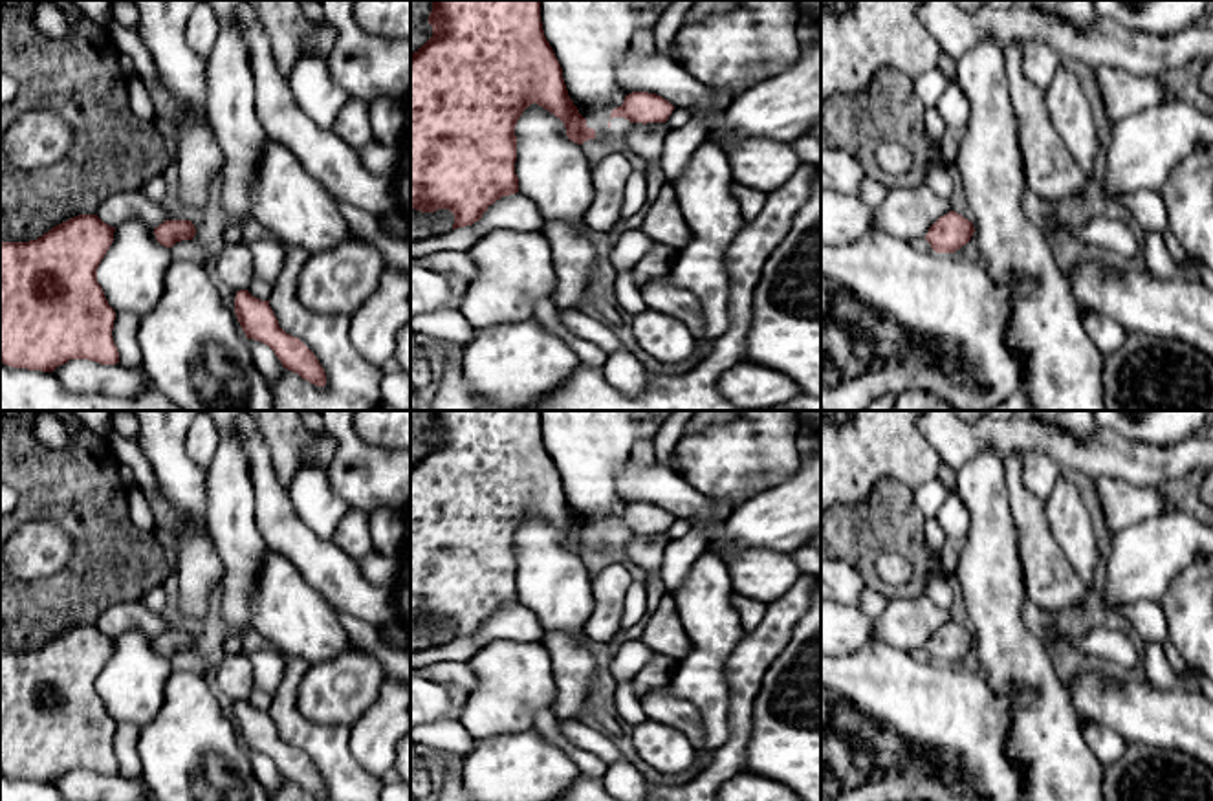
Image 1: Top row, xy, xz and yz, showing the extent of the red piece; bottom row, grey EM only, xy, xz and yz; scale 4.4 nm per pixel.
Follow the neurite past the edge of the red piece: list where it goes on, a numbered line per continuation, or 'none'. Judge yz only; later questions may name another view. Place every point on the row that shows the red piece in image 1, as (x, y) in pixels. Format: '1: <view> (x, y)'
none

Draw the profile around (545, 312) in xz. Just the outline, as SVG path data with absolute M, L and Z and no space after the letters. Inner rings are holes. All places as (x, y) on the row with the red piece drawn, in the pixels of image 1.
M539 299L531 315L548 332L557 334L577 354L585 367L603 368L608 356L594 343L575 337L557 317L557 308L552 299Z

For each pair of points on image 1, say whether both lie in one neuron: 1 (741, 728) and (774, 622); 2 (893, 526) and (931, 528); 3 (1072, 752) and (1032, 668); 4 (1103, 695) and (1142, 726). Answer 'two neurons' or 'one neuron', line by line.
1: one neuron
2: two neurons
3: one neuron
4: one neuron

